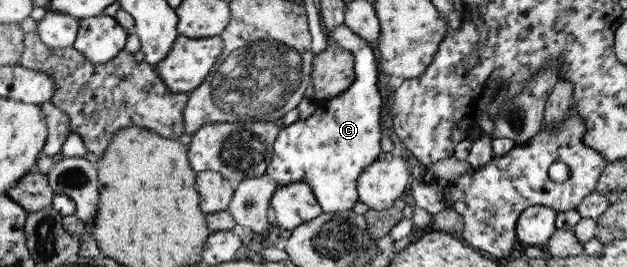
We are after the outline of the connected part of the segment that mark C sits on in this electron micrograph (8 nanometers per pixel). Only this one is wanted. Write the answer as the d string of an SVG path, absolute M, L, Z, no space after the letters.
M345 23L335 27L331 36L336 46L346 49L353 55L355 81L340 96L318 102L318 110L307 120L299 119L289 126L282 126L275 139L273 156L268 164L266 174L275 178L277 188L295 182L303 182L309 185L315 193L315 198L321 205L323 212L345 212L345 210L352 210L355 202L359 201L357 182L361 172L377 159L377 155L381 154L381 126L379 120L381 120L383 98L381 98L381 92L379 92L379 86L377 85L379 70L375 49L371 48L357 34L354 34Z

